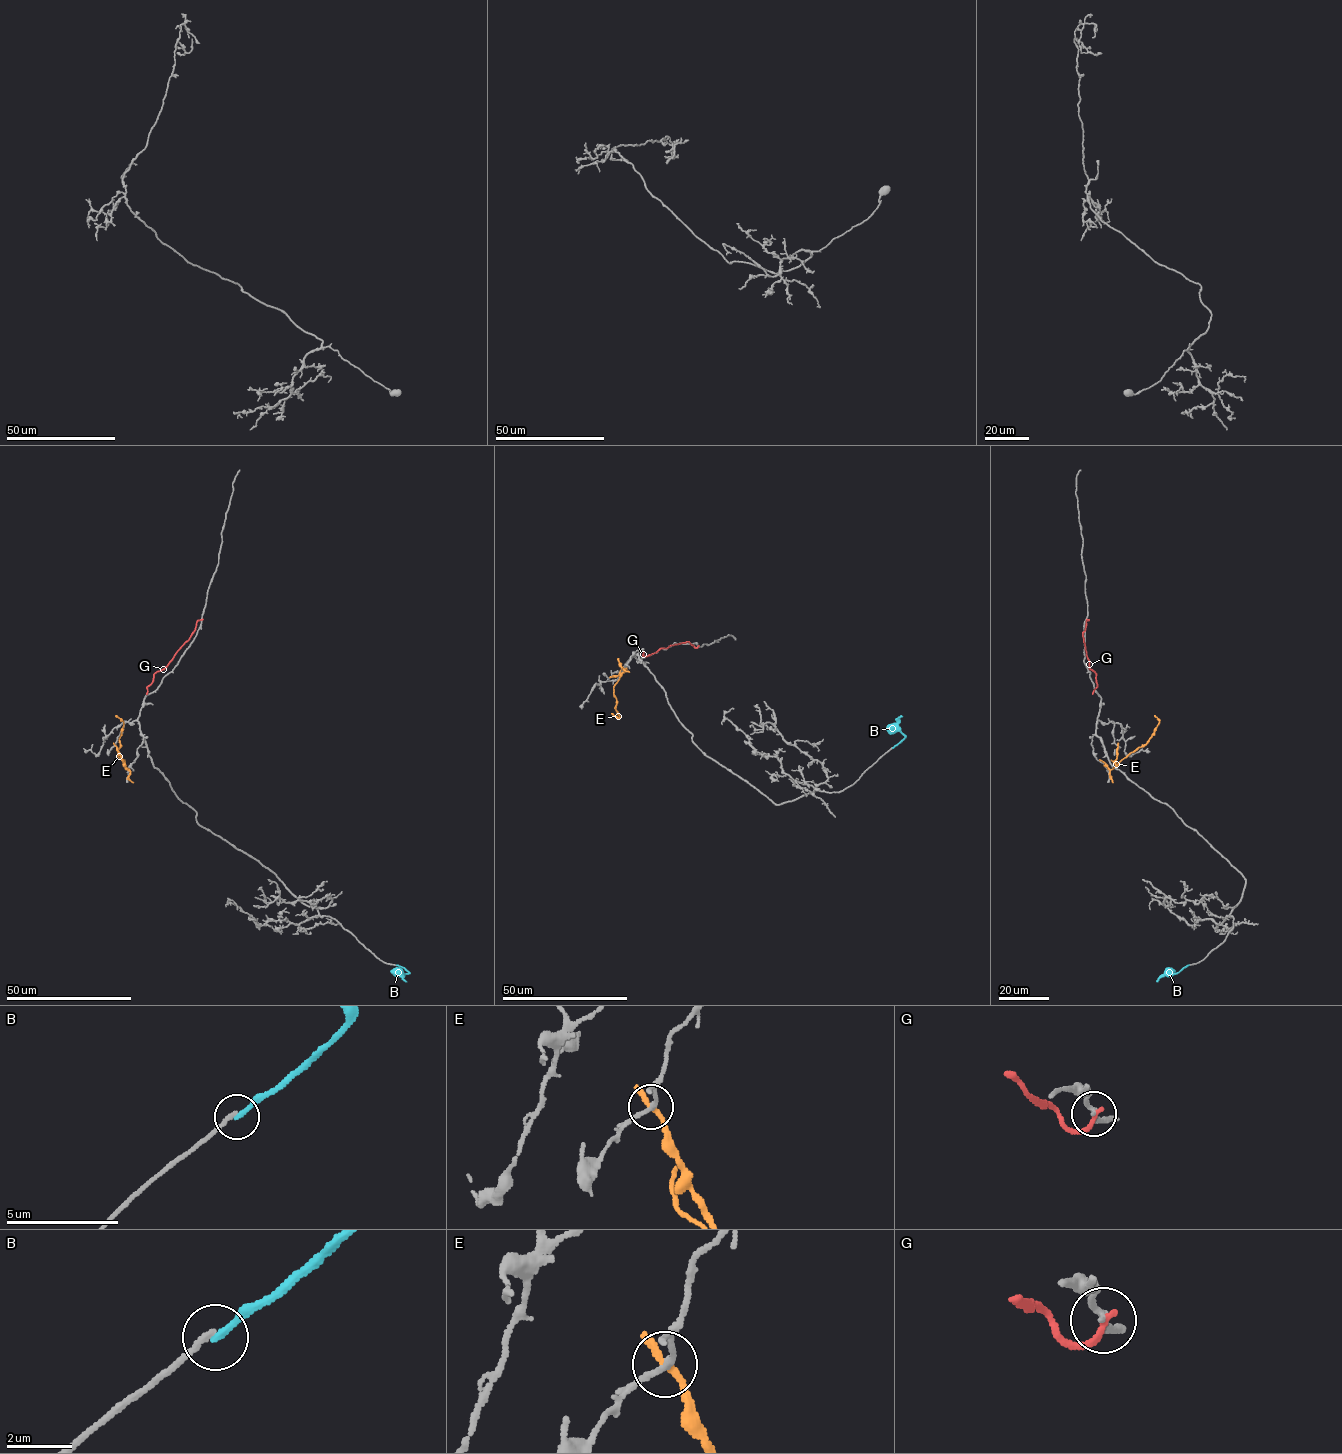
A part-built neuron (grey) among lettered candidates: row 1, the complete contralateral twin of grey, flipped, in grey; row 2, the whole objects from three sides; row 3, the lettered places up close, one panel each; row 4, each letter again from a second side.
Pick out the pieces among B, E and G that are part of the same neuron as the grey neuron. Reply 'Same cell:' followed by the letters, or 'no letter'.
Same cell: no letter

